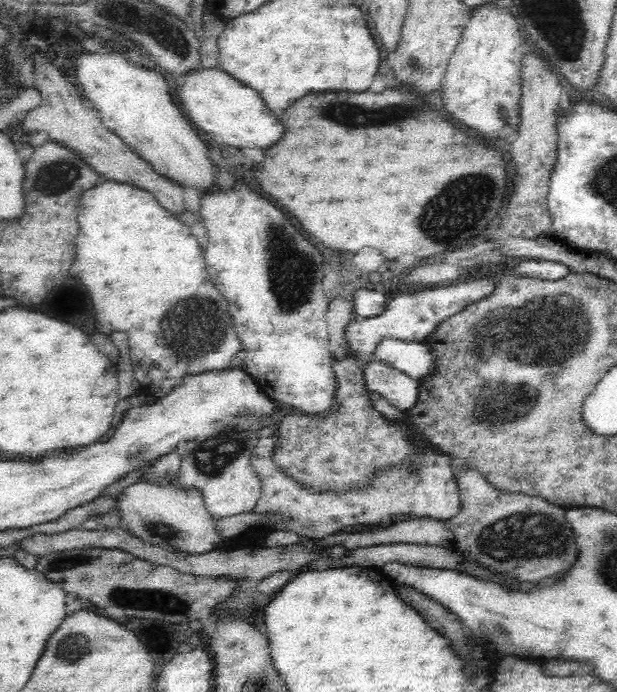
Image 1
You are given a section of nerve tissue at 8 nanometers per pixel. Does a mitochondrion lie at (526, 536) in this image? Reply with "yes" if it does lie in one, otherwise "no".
yes

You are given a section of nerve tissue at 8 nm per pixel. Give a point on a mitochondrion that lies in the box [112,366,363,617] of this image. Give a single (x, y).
(212, 459)

